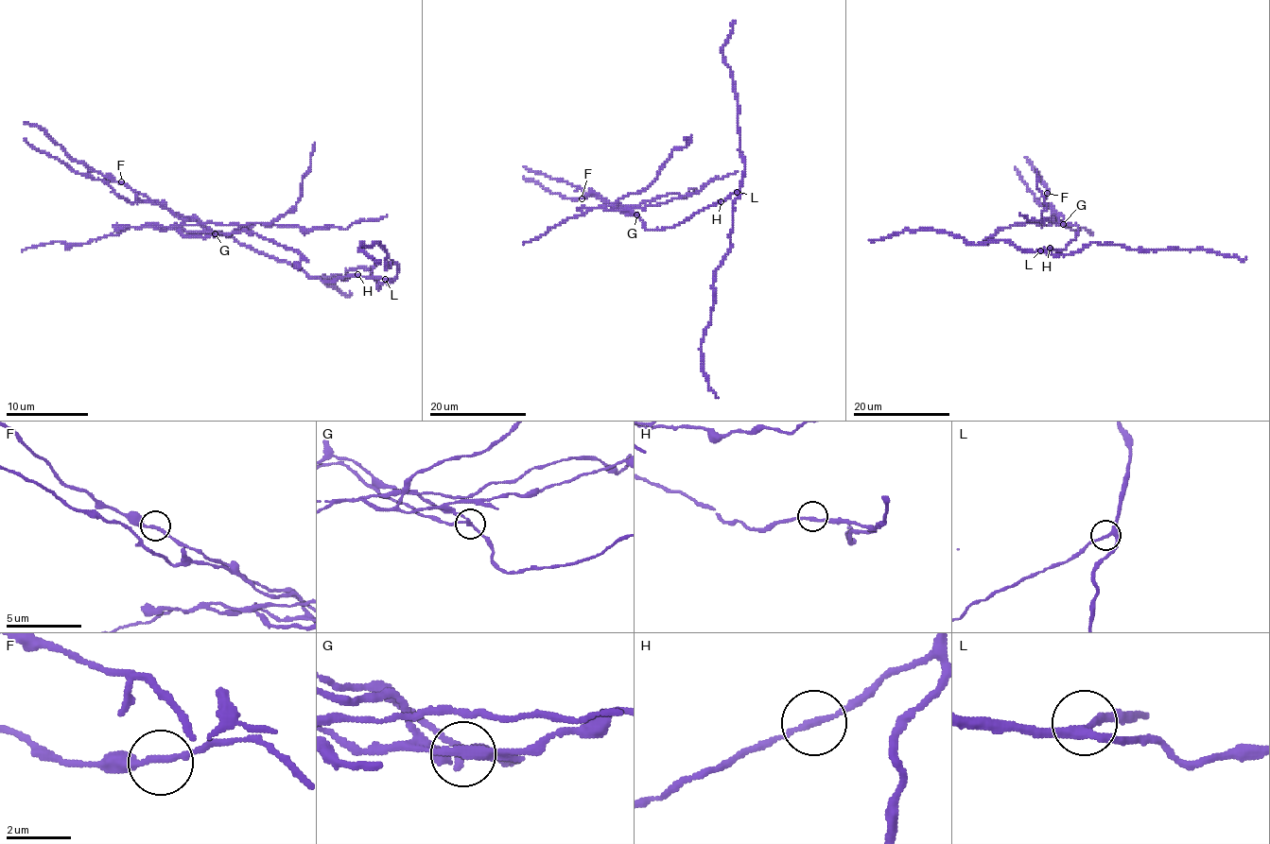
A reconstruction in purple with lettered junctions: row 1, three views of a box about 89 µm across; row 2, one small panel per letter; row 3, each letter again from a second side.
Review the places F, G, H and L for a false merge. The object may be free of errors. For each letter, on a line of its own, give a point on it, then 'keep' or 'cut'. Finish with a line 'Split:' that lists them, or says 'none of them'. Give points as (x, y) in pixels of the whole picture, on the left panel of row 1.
F: at (121, 181); keep
G: at (215, 233); cut
H: at (357, 274); keep
L: at (385, 279); keep
Split: G

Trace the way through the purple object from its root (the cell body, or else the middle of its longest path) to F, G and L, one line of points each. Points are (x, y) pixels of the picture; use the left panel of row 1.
F: (357, 276), (310, 279), (282, 260), (209, 231), (191, 216), (174, 213), (121, 181)
G: (357, 276), (310, 279), (282, 260), (216, 233)
L: (357, 276), (385, 279)

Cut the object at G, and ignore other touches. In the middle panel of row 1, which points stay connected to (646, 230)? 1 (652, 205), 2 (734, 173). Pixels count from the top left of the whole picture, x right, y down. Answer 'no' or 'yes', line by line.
1: no
2: no

